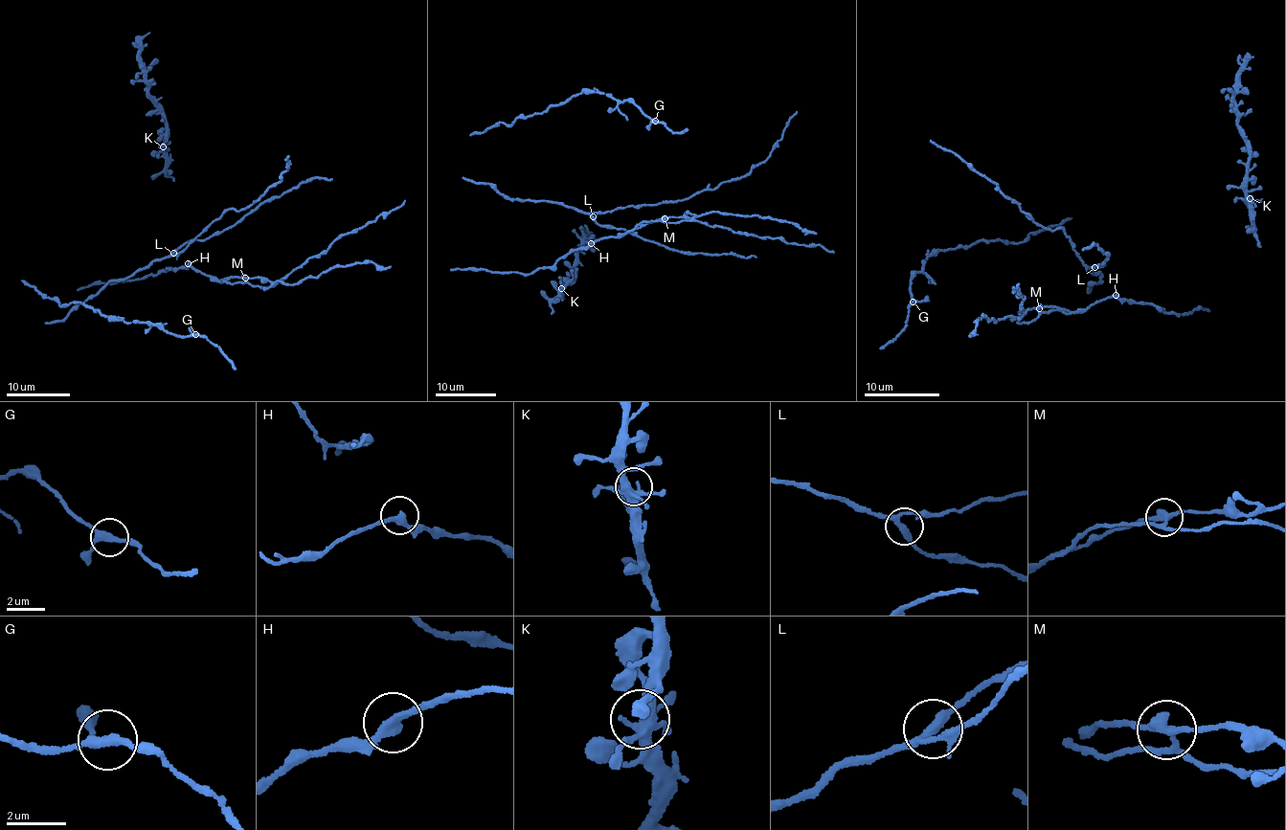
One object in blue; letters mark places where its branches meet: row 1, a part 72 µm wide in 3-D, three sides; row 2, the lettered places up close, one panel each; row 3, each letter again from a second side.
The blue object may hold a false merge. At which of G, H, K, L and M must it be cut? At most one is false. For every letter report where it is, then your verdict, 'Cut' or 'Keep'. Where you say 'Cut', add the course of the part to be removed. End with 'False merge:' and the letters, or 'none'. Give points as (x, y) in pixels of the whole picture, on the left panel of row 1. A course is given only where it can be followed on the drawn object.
G: Place: (195, 334). Keep
H: Place: (188, 263). Keep
K: Place: (163, 146). Keep
L: Place: (173, 253). Keep
M: Place: (245, 278). Keep
False merge: none

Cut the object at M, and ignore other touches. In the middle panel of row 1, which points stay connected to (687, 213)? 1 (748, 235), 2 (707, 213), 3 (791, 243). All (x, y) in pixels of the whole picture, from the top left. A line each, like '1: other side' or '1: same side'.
1: other side
2: same side
3: other side

